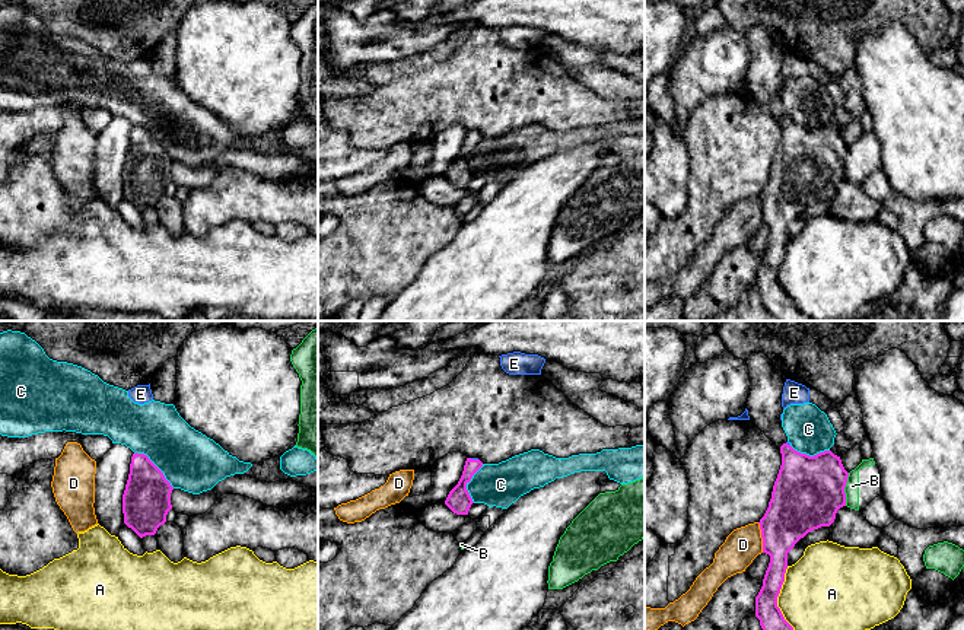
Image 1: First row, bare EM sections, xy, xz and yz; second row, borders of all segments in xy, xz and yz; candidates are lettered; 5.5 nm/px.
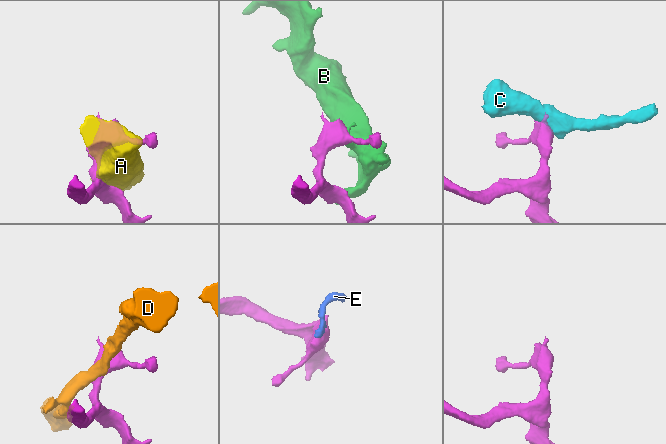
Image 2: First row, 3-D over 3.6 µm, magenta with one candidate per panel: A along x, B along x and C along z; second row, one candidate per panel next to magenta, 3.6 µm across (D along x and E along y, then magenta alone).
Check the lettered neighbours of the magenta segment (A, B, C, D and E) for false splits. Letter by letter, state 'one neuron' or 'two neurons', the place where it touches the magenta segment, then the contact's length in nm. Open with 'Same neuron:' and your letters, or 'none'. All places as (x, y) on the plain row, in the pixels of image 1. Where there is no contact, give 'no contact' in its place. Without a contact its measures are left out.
Same neuron: E
A: two neurons; contact yz (779, 282); length 480 nm
B: two neurons; contact yz (843, 162); length 190 nm
C: two neurons; contact xy (155, 139); length 300 nm
D: two neurons; contact yz (762, 210); length 170 nm
E: one neuron; contact xz (474, 133); length 50 nm

